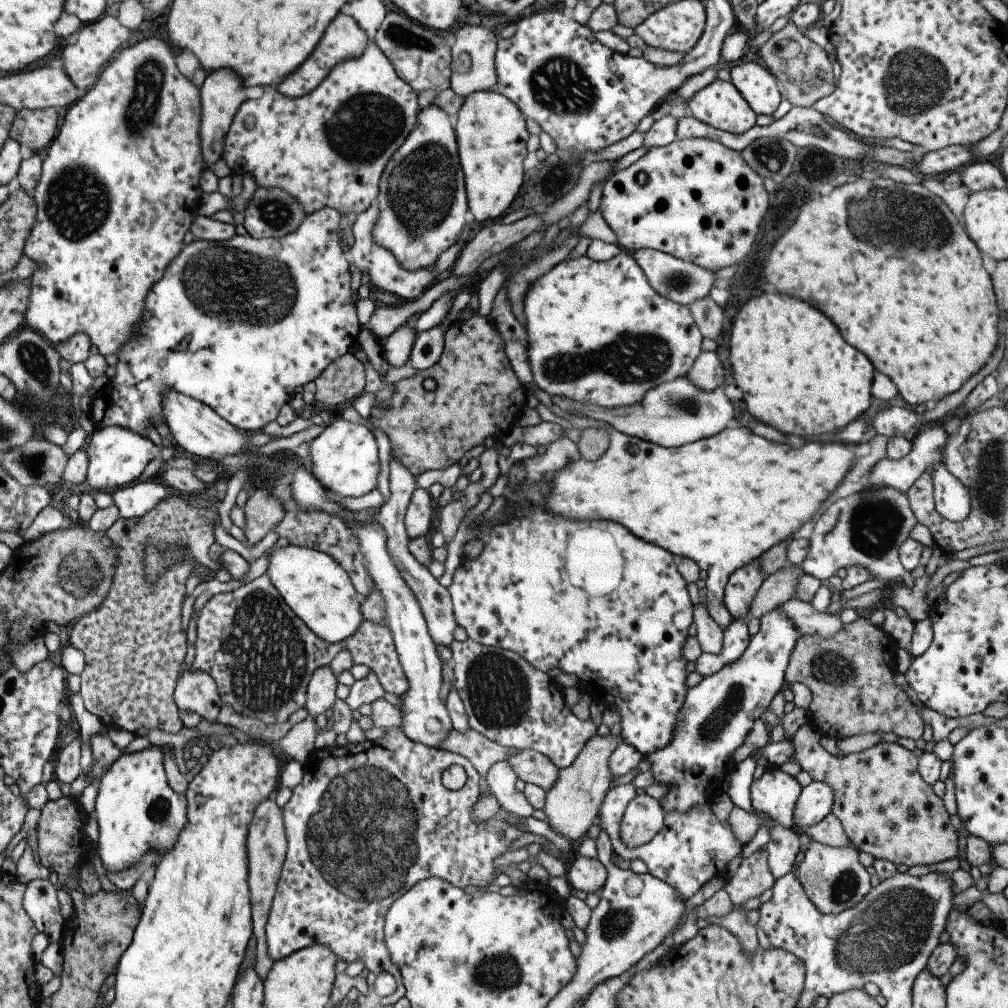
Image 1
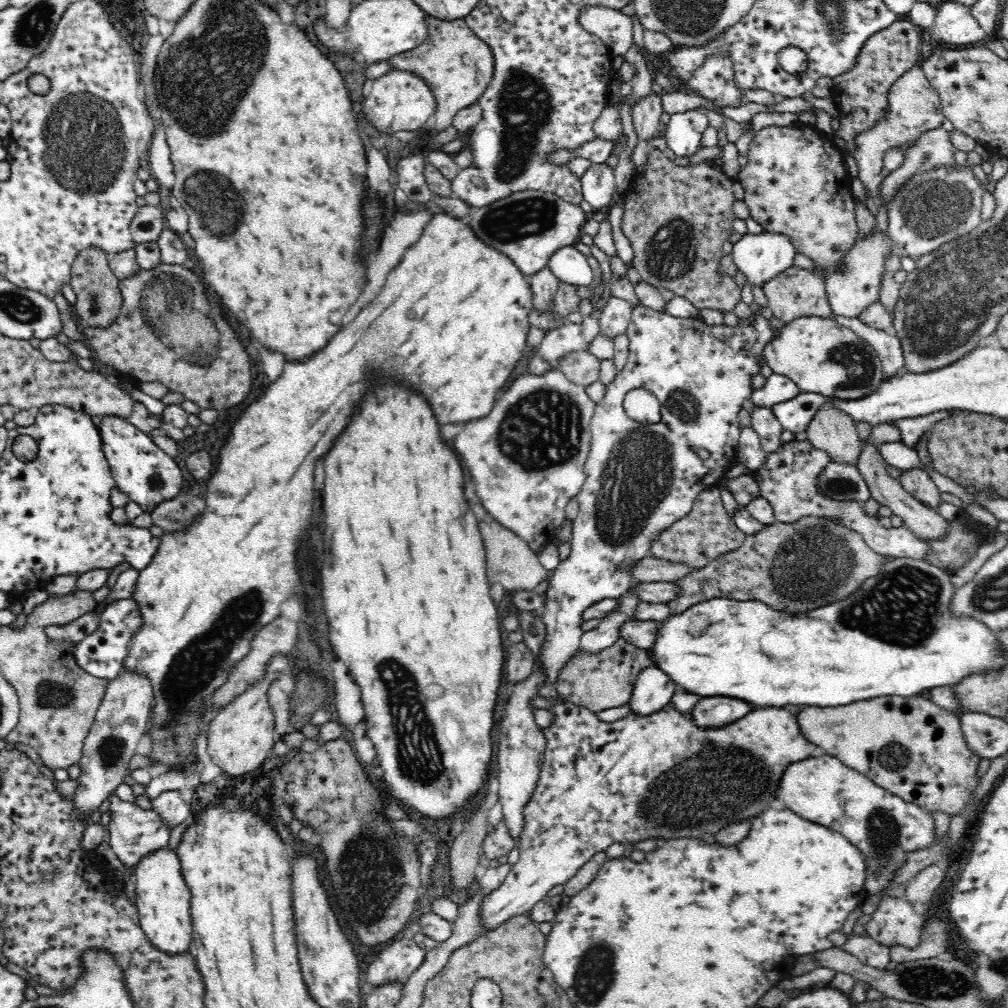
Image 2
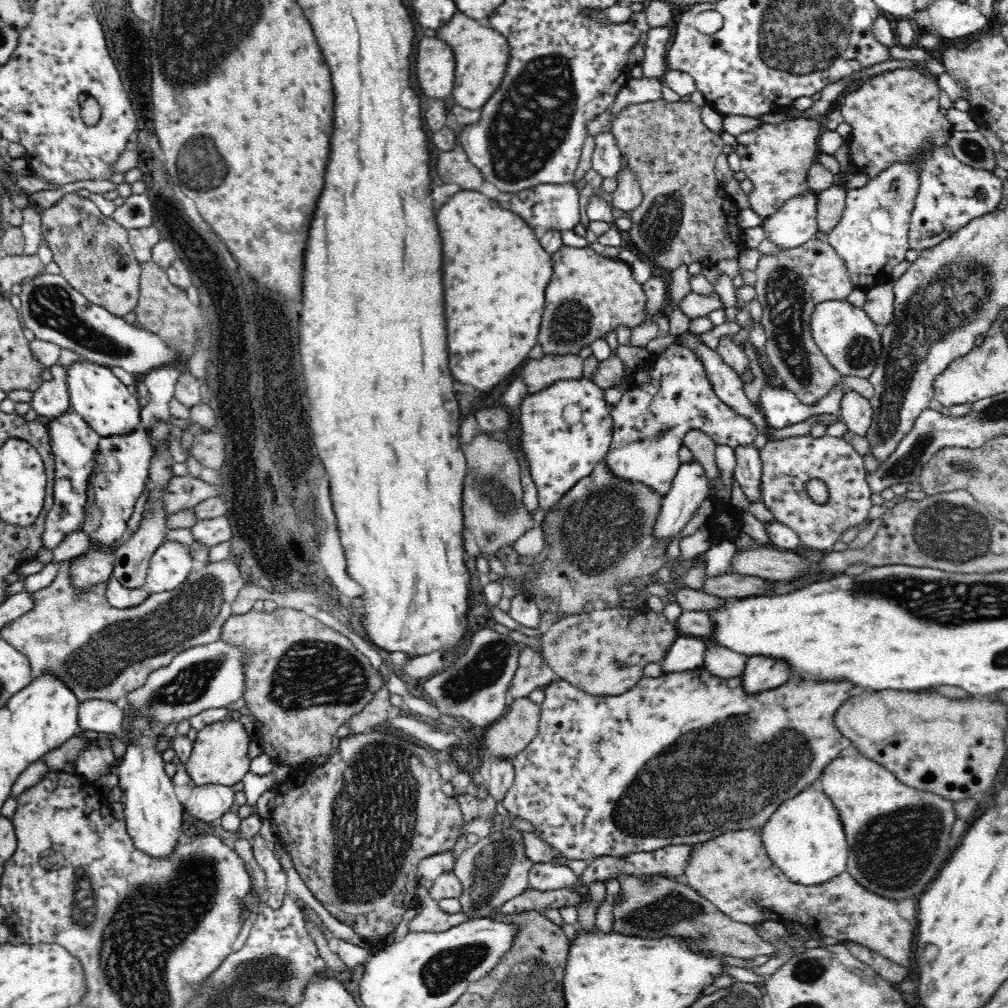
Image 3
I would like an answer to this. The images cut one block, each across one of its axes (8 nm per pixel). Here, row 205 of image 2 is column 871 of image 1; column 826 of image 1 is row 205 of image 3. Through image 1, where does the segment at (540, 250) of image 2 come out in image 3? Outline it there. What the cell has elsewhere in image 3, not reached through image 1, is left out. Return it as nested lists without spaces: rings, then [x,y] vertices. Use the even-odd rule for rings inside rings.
[[[574,182],[566,184],[538,184],[534,188],[524,188],[516,194],[512,194],[510,210],[516,212],[520,218],[526,220],[526,224],[540,236],[546,230],[574,230],[576,224],[580,224],[580,204],[578,204],[580,192],[576,190]]]

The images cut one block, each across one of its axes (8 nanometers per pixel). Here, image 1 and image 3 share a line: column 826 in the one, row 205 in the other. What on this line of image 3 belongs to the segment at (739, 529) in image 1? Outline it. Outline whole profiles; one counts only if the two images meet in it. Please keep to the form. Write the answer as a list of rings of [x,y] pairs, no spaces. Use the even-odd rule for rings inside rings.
[[[458,190],[440,210],[436,210],[436,222],[438,222],[438,230],[442,236],[442,252],[444,252],[444,306],[446,306],[446,326],[448,326],[448,352],[450,352],[450,372],[452,378],[460,384],[468,384],[474,386],[480,392],[488,392],[492,390],[498,382],[502,382],[508,374],[512,374],[530,354],[530,350],[538,344],[538,334],[540,334],[540,324],[542,324],[542,316],[544,316],[544,308],[546,308],[546,288],[552,280],[554,268],[552,268],[552,256],[548,256],[540,242],[538,242],[538,234],[526,224],[524,218],[520,218],[516,212],[512,214],[510,210],[504,210],[498,206],[498,202],[486,198],[484,194],[480,194],[478,190]]]

